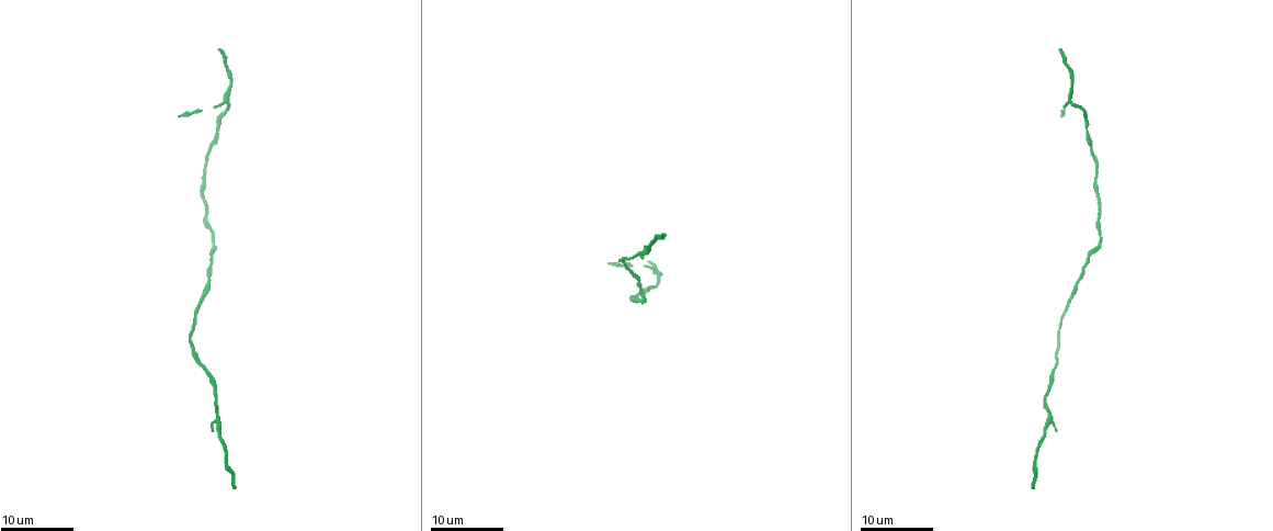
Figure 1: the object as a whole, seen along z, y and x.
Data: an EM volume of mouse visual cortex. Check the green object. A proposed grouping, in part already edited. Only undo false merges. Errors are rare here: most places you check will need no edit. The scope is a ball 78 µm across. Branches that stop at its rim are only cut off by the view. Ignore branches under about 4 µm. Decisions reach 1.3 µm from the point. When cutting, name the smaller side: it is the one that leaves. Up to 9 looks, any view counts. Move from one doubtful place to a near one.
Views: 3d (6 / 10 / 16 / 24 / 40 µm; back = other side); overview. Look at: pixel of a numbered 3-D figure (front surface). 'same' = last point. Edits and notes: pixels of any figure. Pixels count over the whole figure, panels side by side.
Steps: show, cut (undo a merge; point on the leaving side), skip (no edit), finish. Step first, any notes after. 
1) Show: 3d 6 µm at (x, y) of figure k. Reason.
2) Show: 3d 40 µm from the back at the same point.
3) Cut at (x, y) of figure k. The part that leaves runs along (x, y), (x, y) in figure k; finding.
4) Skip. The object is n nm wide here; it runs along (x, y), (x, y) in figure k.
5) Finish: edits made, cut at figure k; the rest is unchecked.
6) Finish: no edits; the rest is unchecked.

Show: 3d 16 µm at (645, 301) of figure 1. Calibre changes.

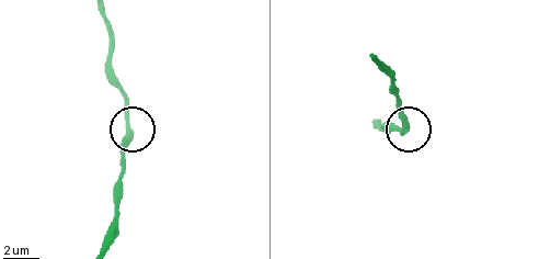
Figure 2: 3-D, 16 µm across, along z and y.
Show: 3d 10 µm at (406, 127) of figure 2.

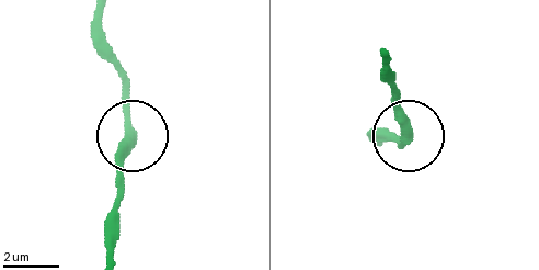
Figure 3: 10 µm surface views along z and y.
Skip. It runs along (117, 224), (117, 169), (132, 126), (117, 58) in figure 3; continuous, no second neuron.

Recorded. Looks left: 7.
Show: 3d 16 µm at (656, 273) of figure 1. Three arms meet.

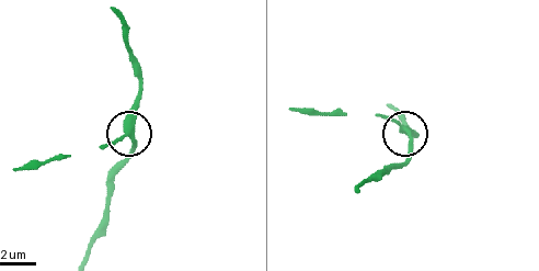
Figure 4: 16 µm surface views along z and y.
Show: 3d 6 µm at (402, 127) of figure 4.

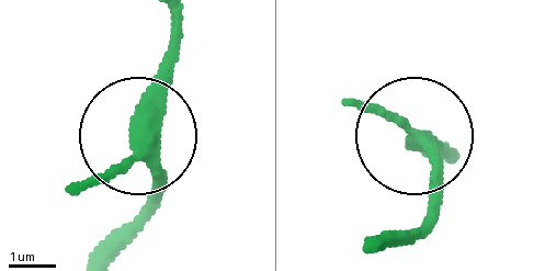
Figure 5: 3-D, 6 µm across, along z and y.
Skip. It runs along (115, 245), (150, 198), (139, 115), (174, 21) in figure 5; continuous, no second neuron.

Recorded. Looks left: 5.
Show: 3d 16 µm at (215, 128) of figure 1. A narrow waist.

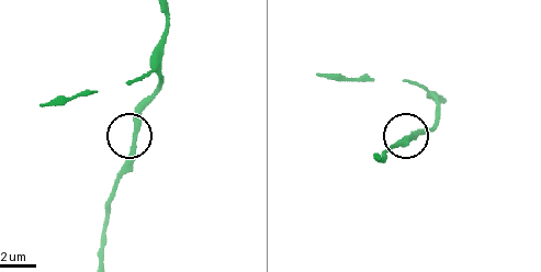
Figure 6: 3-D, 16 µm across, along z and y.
Show: 3d 10 µm at (135, 141) of figure 6.

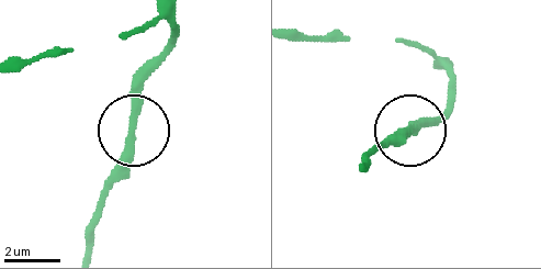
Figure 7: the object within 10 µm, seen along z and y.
Skip. One neuron here.

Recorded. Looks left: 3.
Show: 3d 16 µm at (218, 427) of figure 1. Sudden change in width.

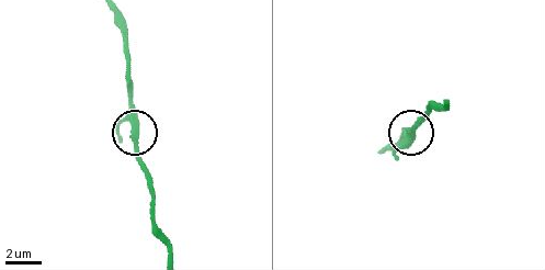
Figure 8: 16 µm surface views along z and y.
Show: 3d 10 µm at (134, 135) of figure 8.

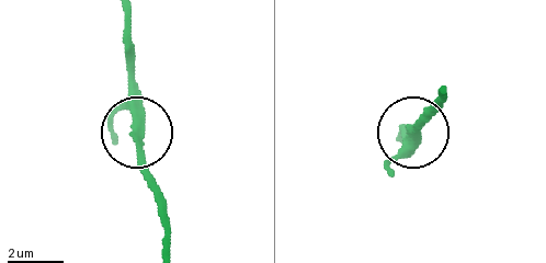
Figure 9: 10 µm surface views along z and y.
Skip. It runs along (128, 19), (135, 146), (157, 214) in figure 9; continuous, no second neuron.

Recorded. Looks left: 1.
Finish: no edits; the rest is unchecked.

